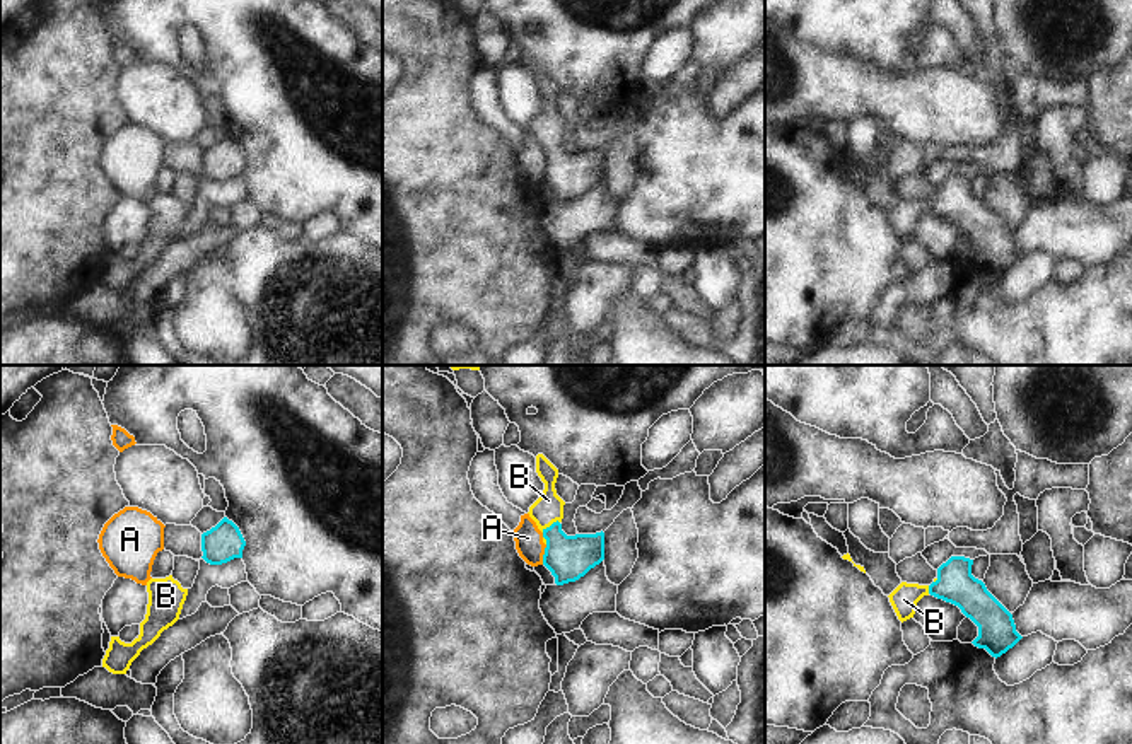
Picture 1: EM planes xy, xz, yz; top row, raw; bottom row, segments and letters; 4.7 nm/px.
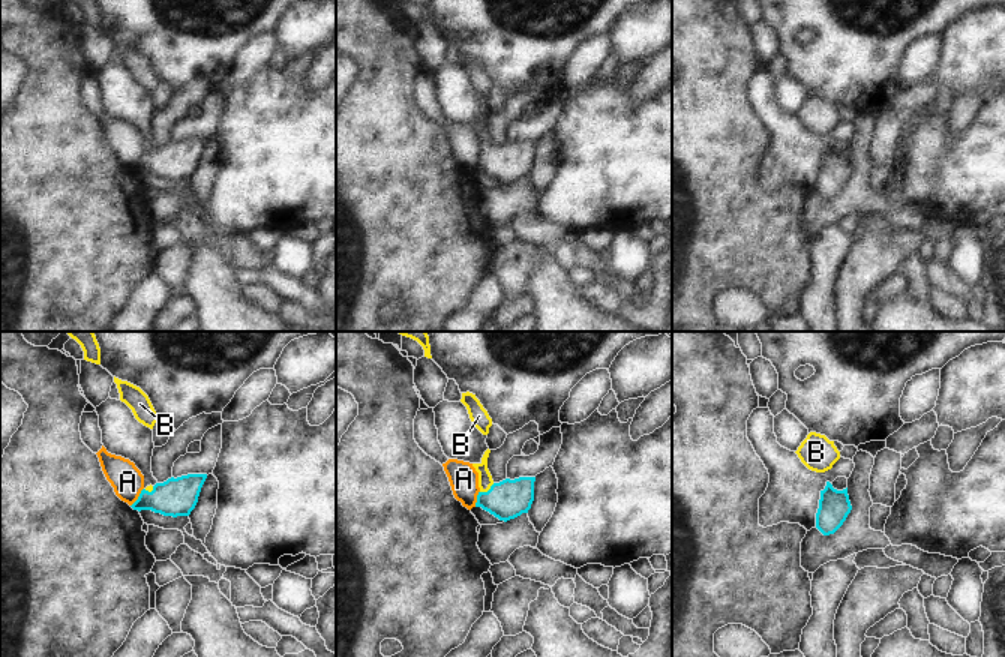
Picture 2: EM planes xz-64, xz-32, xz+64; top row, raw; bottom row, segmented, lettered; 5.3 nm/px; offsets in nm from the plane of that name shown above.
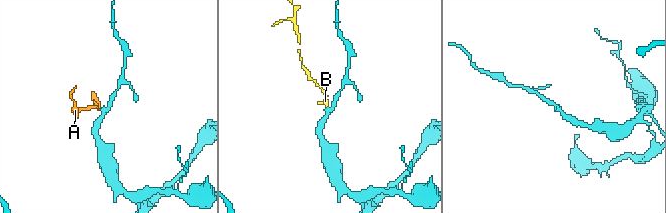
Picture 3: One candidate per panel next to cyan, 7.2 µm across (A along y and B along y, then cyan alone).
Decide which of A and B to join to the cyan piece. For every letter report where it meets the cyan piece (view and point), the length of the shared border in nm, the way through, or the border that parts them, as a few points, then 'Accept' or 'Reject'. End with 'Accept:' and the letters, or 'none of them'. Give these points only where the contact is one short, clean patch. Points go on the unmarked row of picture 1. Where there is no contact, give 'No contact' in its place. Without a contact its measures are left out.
A: Touches cyan at xz (543, 173). Shared border 100 nm. Boundary: xz (547, 162), (542, 181). Reject
B: Touches cyan at xz (552, 142). Shared border 100 nm. Path across: xz (569, 176), (552, 152), (552, 142), (548, 127). Accept
Accept: B.

